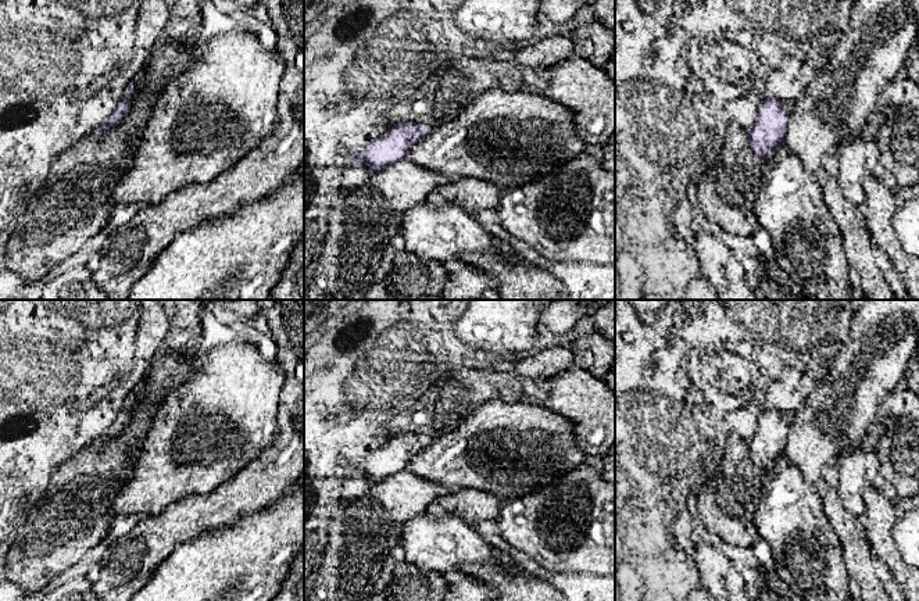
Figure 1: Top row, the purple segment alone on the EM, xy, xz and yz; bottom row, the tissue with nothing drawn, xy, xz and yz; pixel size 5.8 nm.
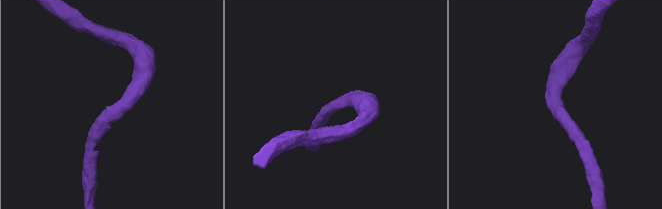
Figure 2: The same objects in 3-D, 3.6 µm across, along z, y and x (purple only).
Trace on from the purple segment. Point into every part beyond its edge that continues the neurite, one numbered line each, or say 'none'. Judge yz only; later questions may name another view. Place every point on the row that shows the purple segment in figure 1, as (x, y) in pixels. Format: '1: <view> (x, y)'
none

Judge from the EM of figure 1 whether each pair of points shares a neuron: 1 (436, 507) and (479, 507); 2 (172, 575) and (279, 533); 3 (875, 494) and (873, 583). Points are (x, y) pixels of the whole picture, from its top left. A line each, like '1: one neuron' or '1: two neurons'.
1: one neuron
2: one neuron
3: two neurons

